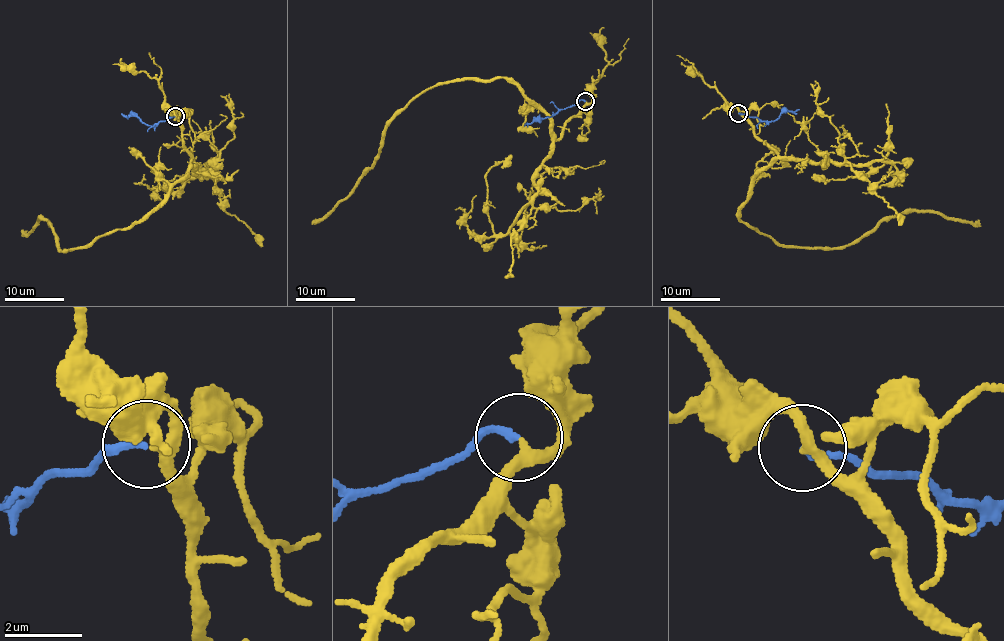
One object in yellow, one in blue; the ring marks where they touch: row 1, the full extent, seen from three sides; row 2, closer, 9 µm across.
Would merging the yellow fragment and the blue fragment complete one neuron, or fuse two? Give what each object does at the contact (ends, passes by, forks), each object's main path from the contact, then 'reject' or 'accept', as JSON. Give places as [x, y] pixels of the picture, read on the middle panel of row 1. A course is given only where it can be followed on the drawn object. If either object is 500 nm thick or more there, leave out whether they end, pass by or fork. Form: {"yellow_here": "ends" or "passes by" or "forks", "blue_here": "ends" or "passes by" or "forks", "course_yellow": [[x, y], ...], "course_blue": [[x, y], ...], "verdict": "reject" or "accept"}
{"yellow_here": "passes by", "blue_here": "ends", "course_yellow": [[585, 100], [554, 138], [547, 113], [506, 78], [432, 86], [386, 126], [377, 155], [348, 195], [312, 223]], "course_blue": [[586, 100], [526, 123], [525, 126]], "verdict": "accept"}

